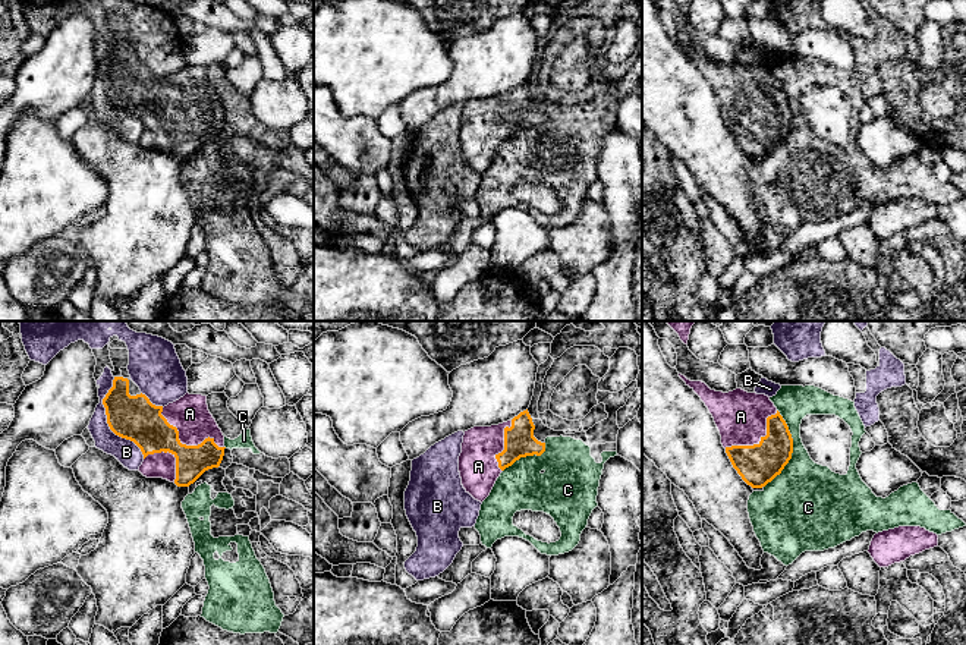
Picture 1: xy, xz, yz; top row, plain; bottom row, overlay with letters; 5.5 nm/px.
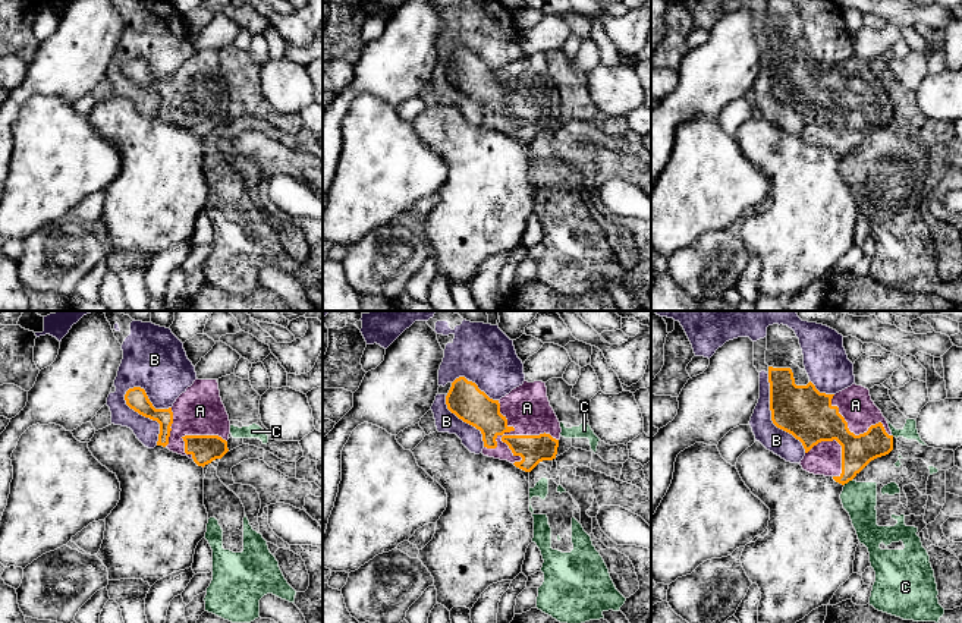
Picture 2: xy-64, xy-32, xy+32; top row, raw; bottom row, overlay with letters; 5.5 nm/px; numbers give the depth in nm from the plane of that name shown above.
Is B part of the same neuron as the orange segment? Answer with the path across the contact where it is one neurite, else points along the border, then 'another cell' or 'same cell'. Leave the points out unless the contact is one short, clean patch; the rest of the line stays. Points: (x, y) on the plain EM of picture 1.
another cell

